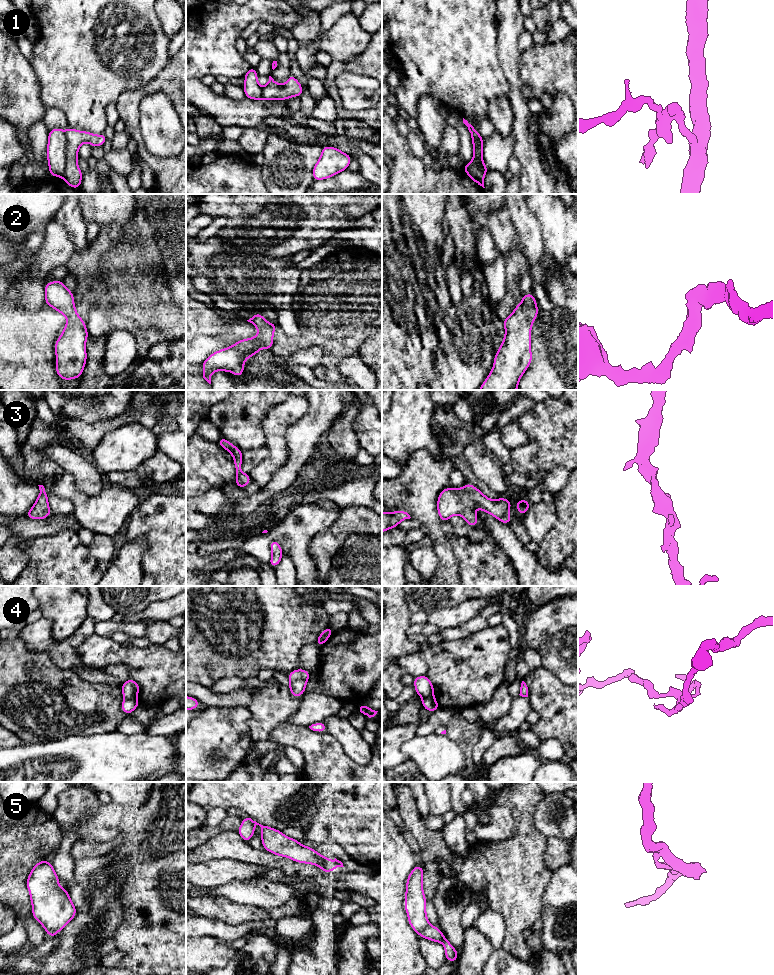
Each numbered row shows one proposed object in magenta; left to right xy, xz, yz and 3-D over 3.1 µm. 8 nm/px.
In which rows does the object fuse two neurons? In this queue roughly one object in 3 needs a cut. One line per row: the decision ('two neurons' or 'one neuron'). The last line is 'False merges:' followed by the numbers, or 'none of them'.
1: two neurons
2: one neuron
3: one neuron
4: two neurons
5: two neurons
False merges: 1, 4, 5

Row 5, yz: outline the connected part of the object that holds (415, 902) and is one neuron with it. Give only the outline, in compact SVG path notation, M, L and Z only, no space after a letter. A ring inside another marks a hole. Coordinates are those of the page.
M416 864L406 881L404 907L407 912L409 925L419 933L428 925L426 913L427 900L423 891L424 869Z

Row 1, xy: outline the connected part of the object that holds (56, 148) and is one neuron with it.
M60 128L49 130L47 144L47 160L49 166L49 174L55 177L63 177L66 156L67 138L65 132Z

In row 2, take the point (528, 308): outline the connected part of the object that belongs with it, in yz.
M532 293L524 294L521 300L522 303L518 304L514 308L512 314L503 319L505 337L502 340L501 347L495 354L494 364L490 374L487 376L487 378L482 383L482 386L478 390L517 390L522 375L525 373L532 362L531 328L540 310L537 307L536 298Z

